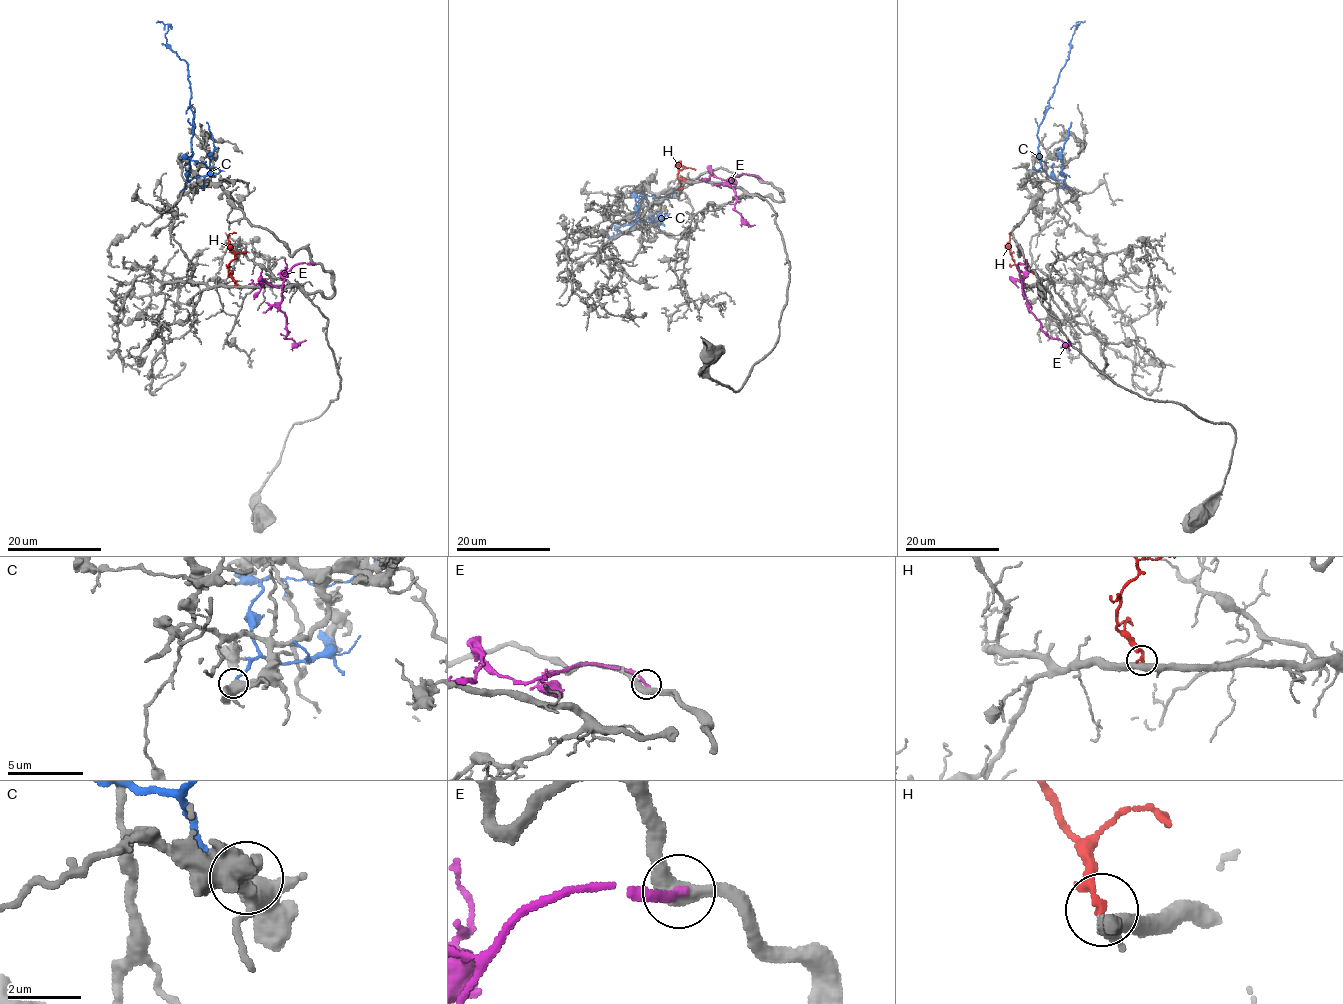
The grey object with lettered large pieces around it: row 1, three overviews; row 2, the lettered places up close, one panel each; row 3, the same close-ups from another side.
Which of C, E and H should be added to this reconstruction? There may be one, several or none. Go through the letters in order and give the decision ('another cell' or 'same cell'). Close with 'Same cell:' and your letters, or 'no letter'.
C: another cell
E: another cell
H: same cell
Same cell: H

